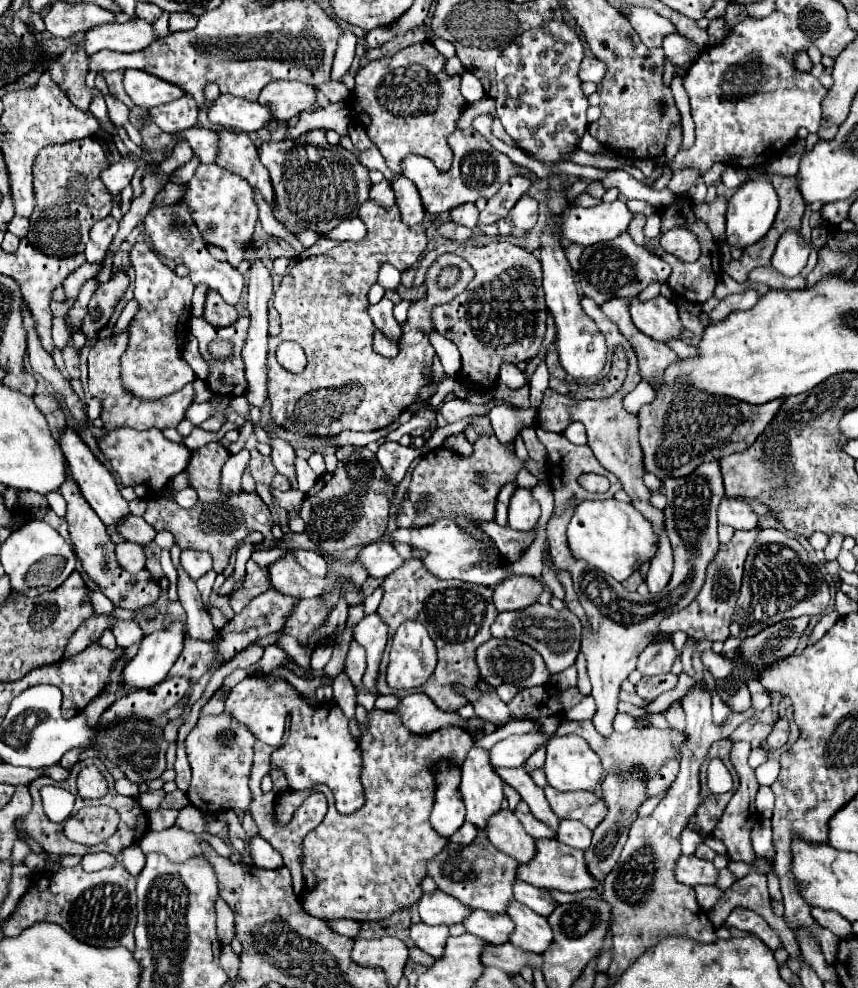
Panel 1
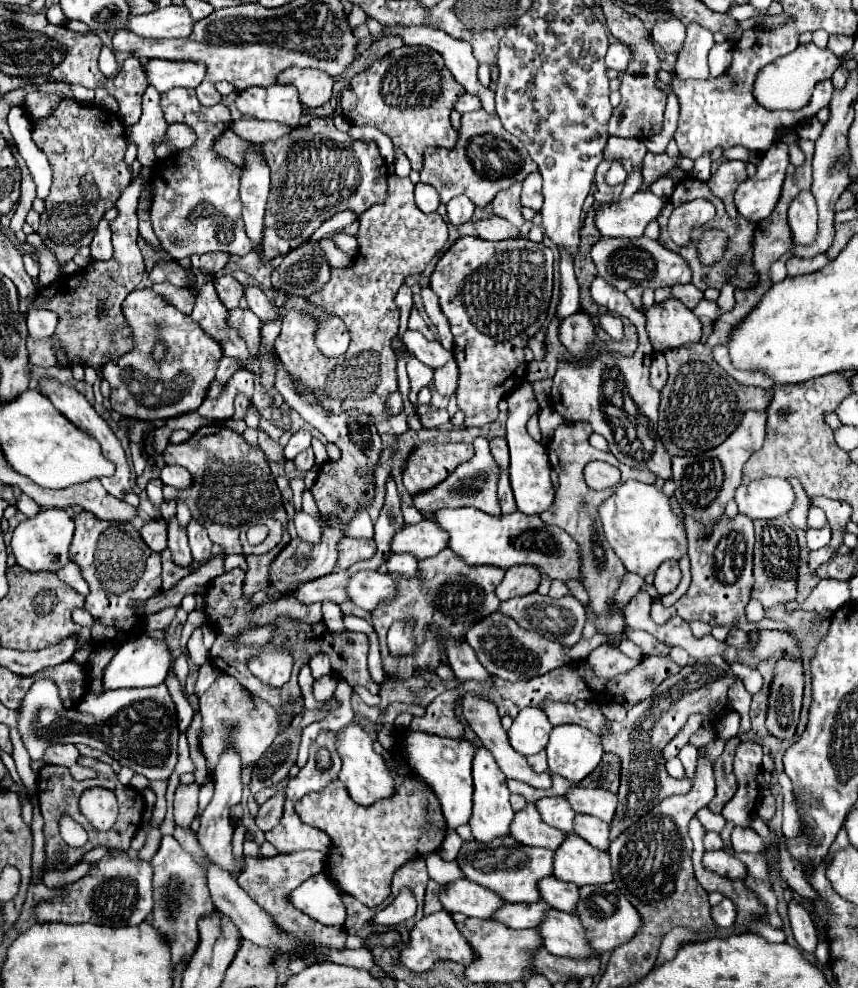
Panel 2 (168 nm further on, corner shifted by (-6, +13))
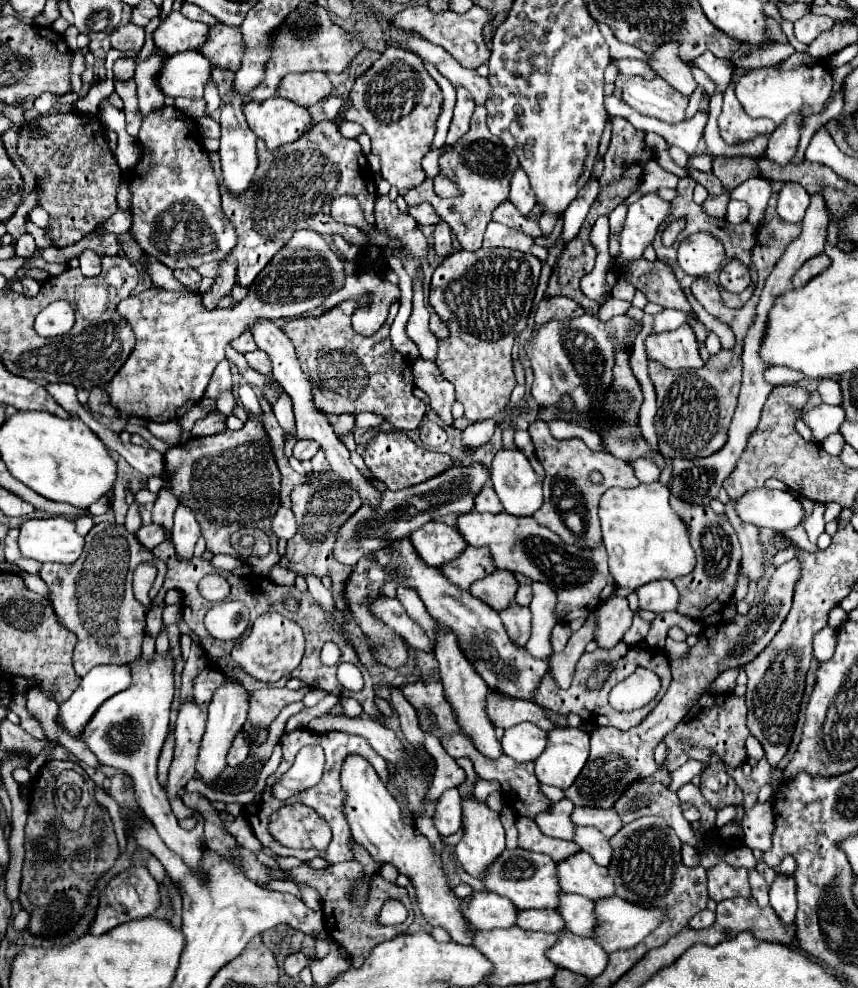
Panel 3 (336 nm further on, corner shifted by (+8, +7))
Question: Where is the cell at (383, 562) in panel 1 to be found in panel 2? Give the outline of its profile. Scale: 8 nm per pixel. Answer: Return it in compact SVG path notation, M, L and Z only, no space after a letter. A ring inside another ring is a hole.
M422 519L418 525L402 527L394 533L390 541L392 553L410 553L416 559L434 557L438 551L446 547L446 533L438 529L438 525L430 525L430 521Z

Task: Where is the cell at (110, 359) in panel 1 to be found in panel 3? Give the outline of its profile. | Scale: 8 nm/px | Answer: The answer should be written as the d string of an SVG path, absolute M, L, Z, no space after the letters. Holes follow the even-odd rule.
M296 231L292 239L276 253L276 259L260 271L256 283L252 283L248 295L236 303L232 309L204 309L200 295L190 295L188 291L164 291L160 287L152 287L142 291L140 295L132 295L118 305L120 315L132 325L136 335L136 347L120 375L108 383L106 393L112 399L112 405L118 407L120 417L142 417L148 421L178 421L194 403L204 397L204 391L210 383L210 375L214 367L224 359L226 345L240 337L244 331L250 331L256 321L276 321L276 319L294 319L304 313L320 307L324 299L342 289L344 285L344 261L330 249L330 245L312 231Z

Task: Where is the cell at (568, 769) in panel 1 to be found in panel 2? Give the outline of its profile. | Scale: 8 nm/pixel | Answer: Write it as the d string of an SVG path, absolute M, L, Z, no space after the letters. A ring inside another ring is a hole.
M558 725L546 745L548 767L552 773L580 783L602 761L604 749L598 735L580 725Z

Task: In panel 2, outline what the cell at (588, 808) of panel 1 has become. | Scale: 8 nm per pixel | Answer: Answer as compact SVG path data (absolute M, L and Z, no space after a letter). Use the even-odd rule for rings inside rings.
M570 787L566 799L576 813L588 813L606 823L612 821L618 803L616 795L602 787Z

